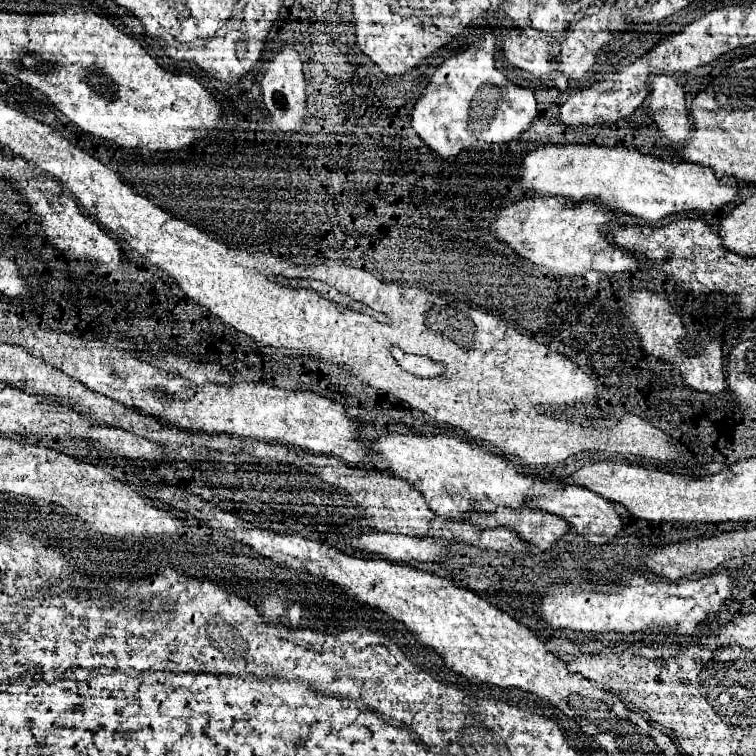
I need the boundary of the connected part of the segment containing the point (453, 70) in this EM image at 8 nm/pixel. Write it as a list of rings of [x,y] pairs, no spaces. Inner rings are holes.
[[[485,34],[475,46],[445,60],[425,94],[415,104],[411,128],[443,160],[455,160],[463,150],[489,150],[493,144],[507,144],[527,132],[535,120],[537,102],[529,88],[519,88],[495,68],[495,36]]]

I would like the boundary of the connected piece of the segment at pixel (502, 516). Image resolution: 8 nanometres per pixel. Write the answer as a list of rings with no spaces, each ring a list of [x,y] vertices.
[[[501,506],[495,514],[471,514],[469,522],[481,524],[485,528],[509,526],[537,550],[547,550],[571,528],[563,518],[529,506],[525,506],[523,510],[509,510]]]

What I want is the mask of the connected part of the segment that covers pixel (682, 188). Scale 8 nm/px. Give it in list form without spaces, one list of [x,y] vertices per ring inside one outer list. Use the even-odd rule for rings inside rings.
[[[539,146],[521,162],[523,174],[517,178],[519,186],[537,190],[545,196],[587,200],[595,198],[601,206],[621,210],[629,216],[643,220],[657,220],[681,212],[719,212],[723,206],[733,204],[739,194],[741,180],[729,176],[719,178],[711,168],[693,162],[665,162],[661,158],[641,154],[623,146]]]

